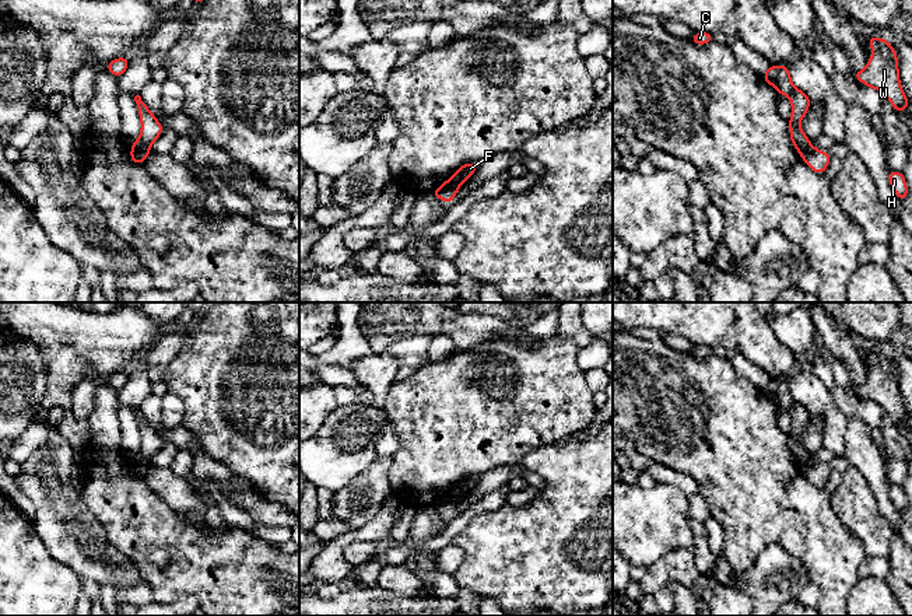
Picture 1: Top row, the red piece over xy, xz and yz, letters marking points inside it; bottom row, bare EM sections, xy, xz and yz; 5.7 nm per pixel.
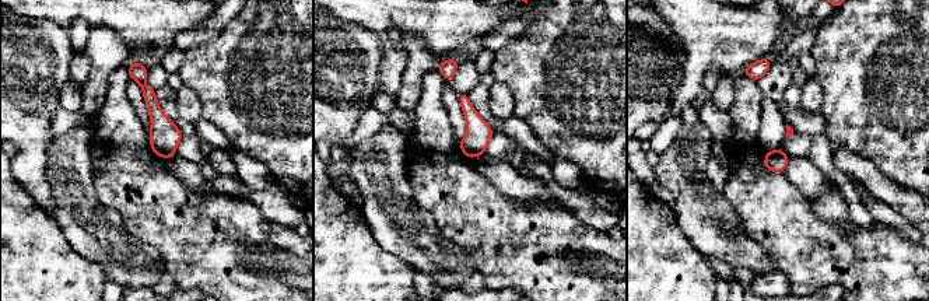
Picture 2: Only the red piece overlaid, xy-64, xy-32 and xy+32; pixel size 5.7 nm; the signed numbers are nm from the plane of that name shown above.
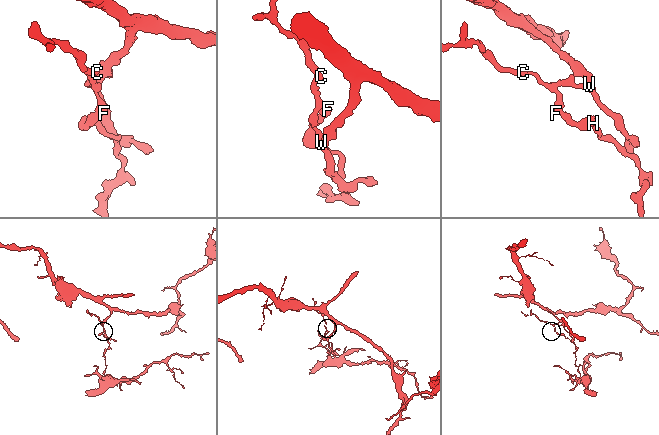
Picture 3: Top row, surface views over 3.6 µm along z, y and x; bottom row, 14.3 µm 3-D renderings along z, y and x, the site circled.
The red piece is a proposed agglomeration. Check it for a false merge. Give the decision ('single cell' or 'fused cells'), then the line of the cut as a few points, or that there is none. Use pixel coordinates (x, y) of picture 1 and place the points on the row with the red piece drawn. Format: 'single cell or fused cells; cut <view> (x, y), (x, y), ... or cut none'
fused cells; cut xy (132, 147), (147, 153)

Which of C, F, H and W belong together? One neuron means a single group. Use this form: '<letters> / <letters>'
C F W / H

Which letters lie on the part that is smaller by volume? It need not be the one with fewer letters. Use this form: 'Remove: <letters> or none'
Remove: H

